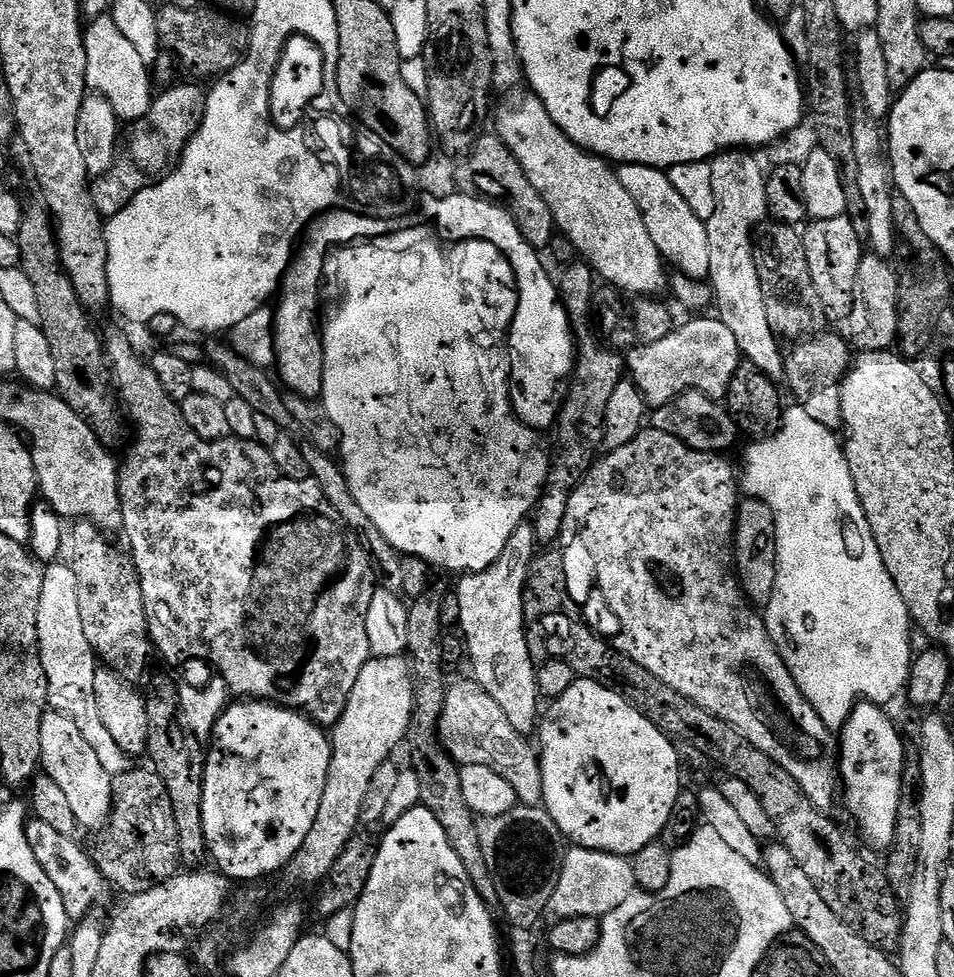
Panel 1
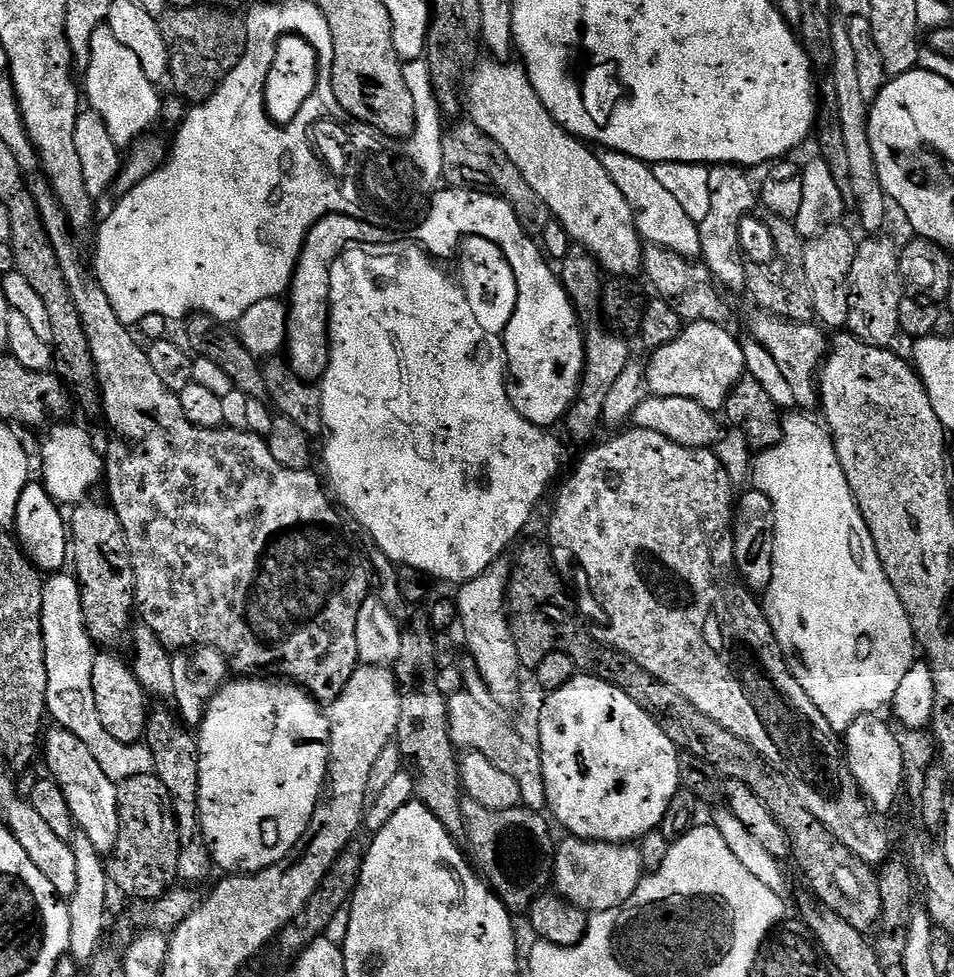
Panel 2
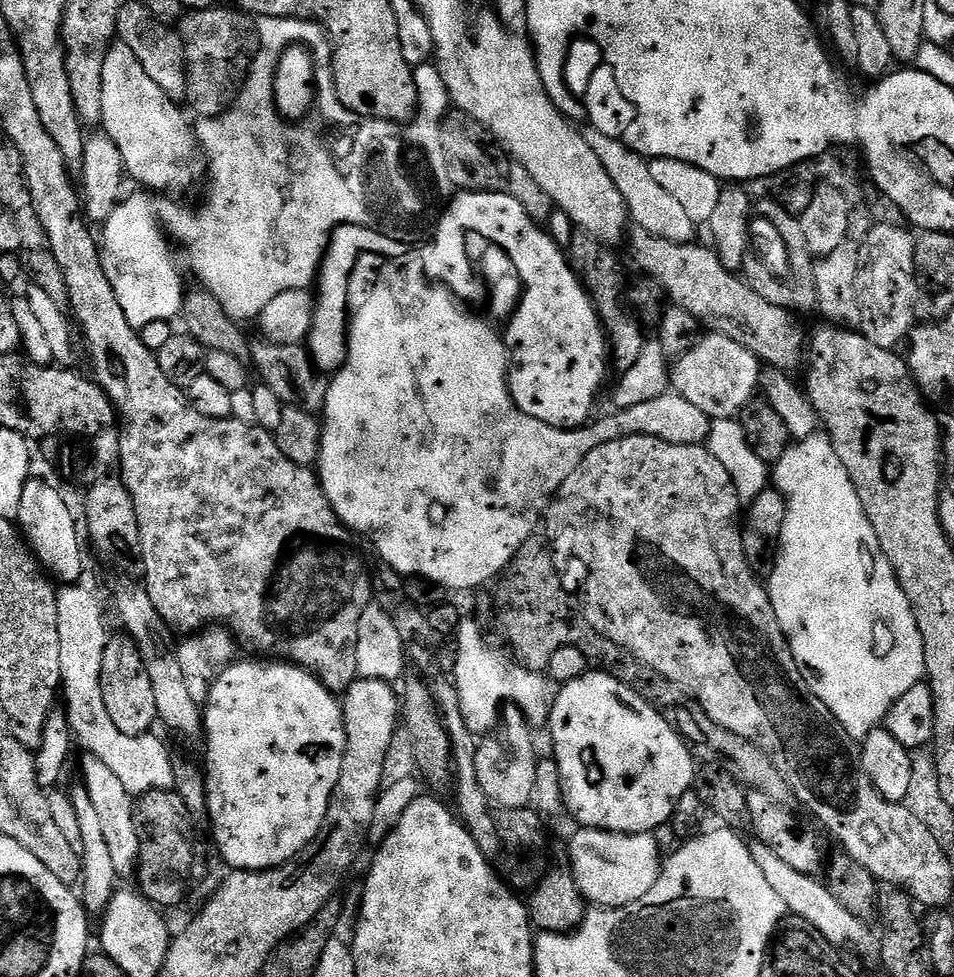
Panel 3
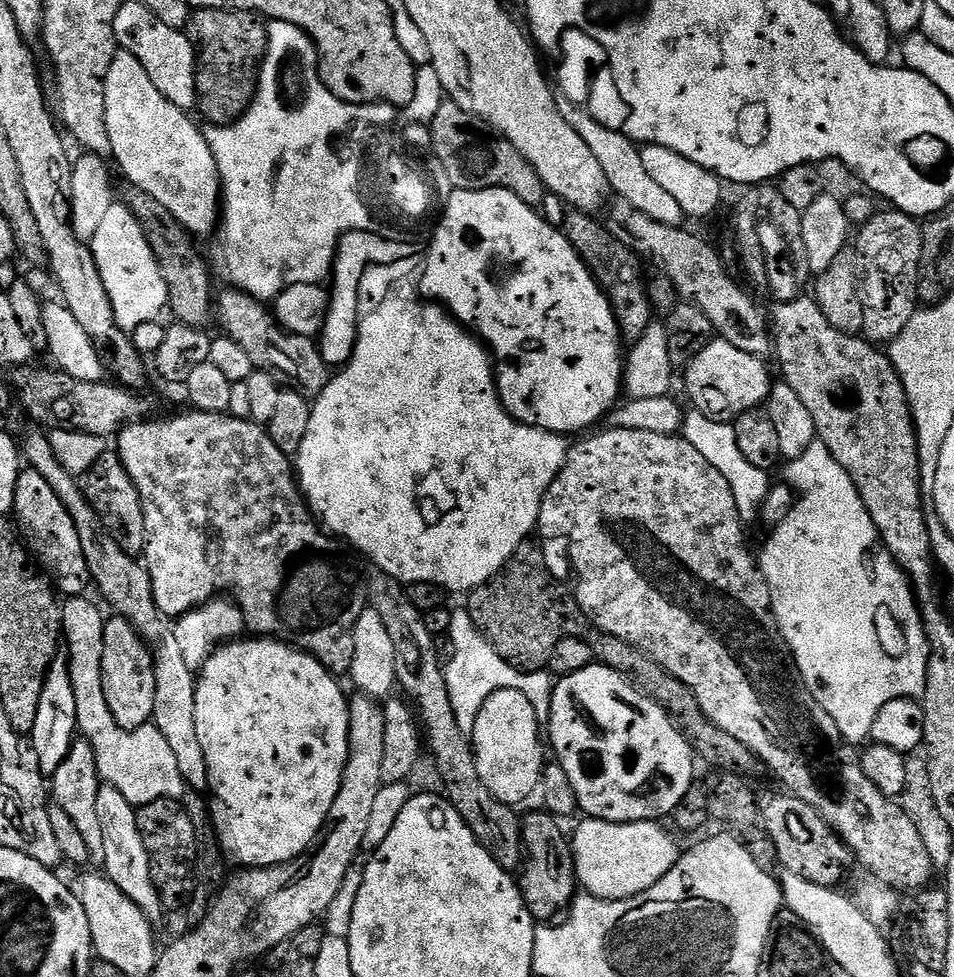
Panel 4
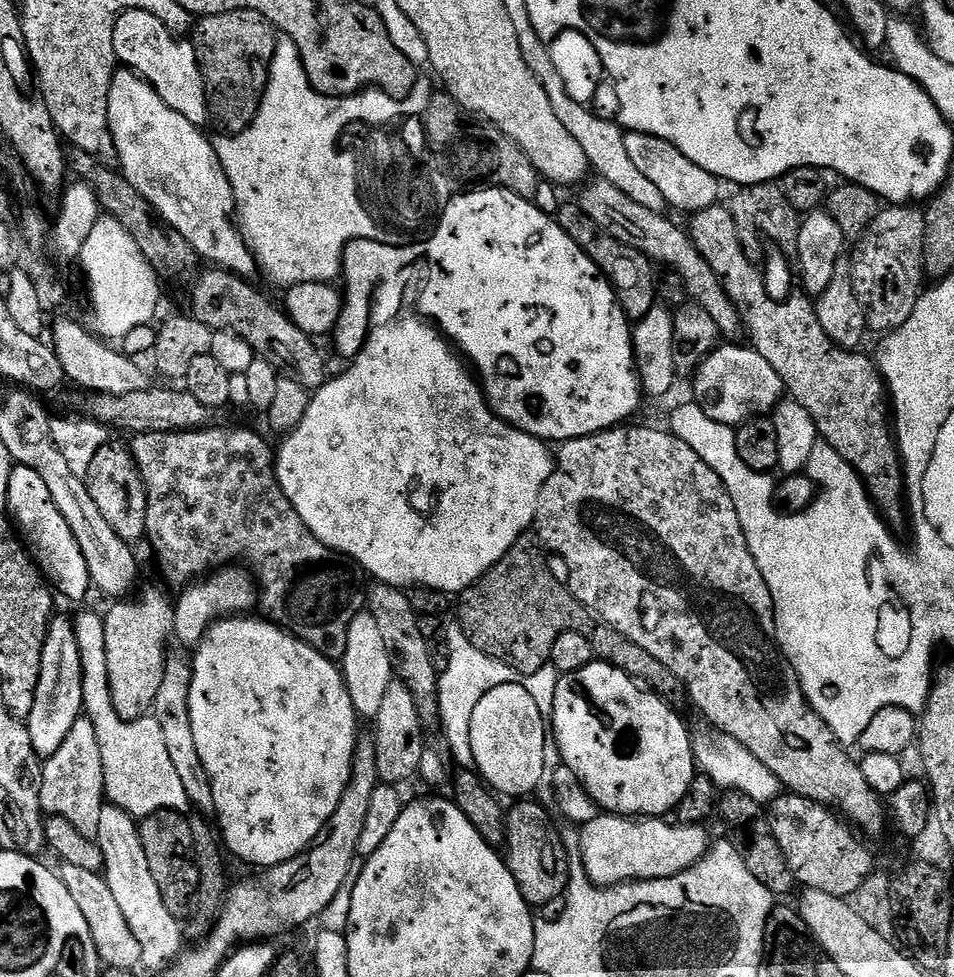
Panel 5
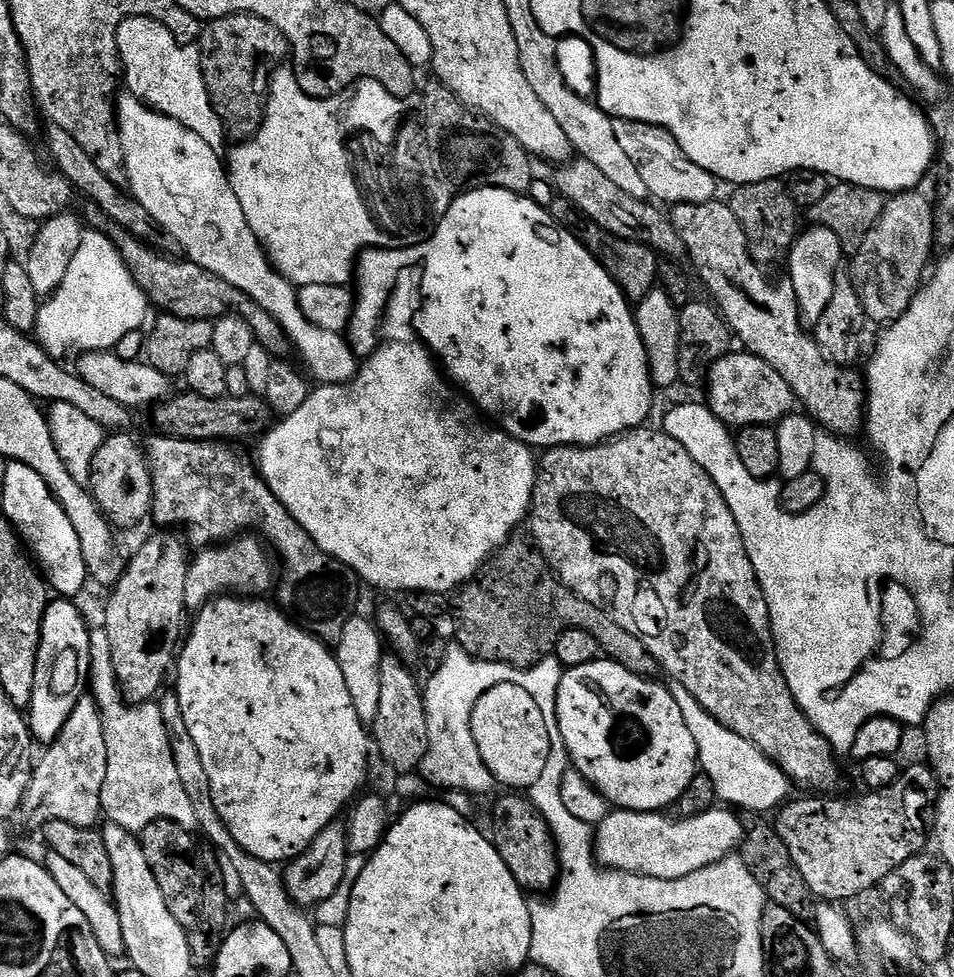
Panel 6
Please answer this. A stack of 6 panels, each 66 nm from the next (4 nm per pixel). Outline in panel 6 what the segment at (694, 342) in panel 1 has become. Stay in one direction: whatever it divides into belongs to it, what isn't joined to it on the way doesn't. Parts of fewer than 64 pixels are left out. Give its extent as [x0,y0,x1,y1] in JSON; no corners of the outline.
[706,350,798,426]

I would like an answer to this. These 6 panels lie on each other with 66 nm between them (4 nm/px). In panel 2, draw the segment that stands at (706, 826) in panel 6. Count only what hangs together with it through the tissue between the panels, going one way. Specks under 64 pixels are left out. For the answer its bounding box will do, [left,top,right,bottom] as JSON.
[555,835,646,914]

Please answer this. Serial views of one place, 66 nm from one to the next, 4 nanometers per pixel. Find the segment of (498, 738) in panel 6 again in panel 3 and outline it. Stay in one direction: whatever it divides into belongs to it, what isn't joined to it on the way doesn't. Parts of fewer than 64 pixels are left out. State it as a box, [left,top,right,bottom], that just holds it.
[475,704,538,809]

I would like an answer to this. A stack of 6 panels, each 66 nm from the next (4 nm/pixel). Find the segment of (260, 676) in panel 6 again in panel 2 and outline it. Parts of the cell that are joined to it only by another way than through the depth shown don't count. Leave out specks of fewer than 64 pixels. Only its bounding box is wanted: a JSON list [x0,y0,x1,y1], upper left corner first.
[198,678,332,874]

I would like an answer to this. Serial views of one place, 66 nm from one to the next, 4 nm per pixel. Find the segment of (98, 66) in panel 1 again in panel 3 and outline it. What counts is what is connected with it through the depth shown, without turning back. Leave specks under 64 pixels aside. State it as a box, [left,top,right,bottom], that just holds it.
[102,42,206,194]

